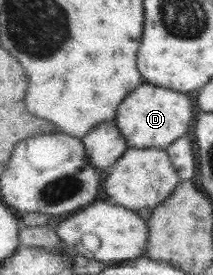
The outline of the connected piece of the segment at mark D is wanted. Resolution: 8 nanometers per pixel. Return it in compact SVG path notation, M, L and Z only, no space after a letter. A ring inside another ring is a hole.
M143 83L128 93L117 106L113 121L119 128L128 148L166 150L171 143L187 134L193 123L193 117L195 117L195 105L185 93Z

